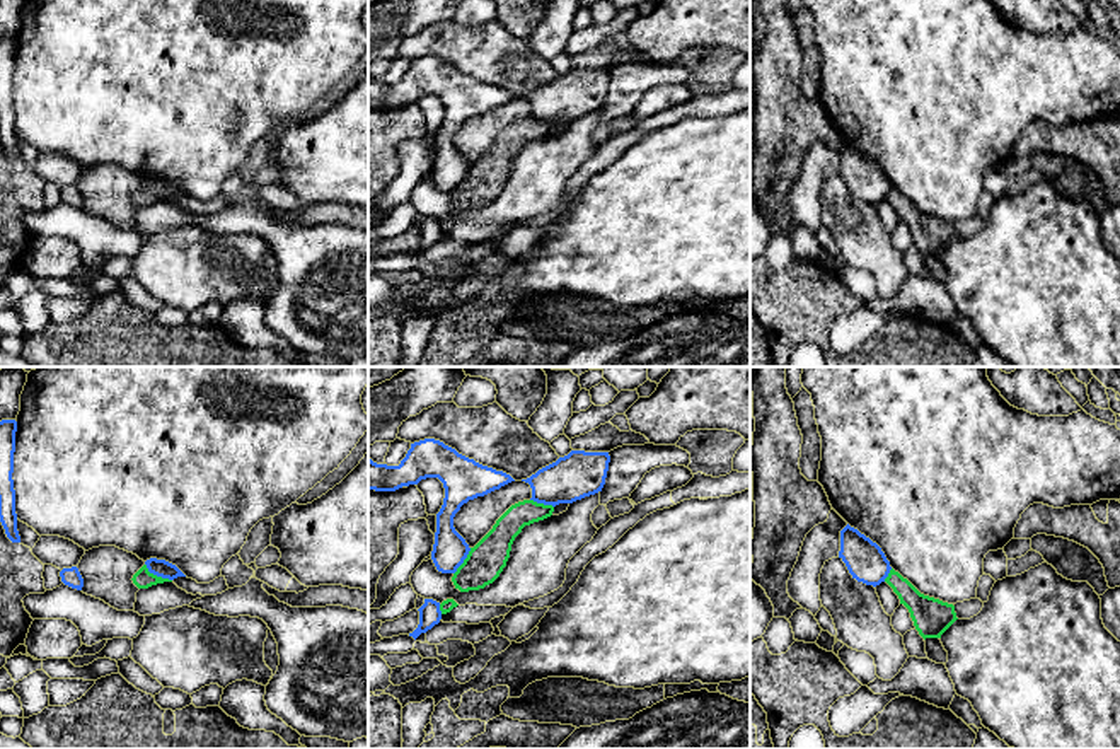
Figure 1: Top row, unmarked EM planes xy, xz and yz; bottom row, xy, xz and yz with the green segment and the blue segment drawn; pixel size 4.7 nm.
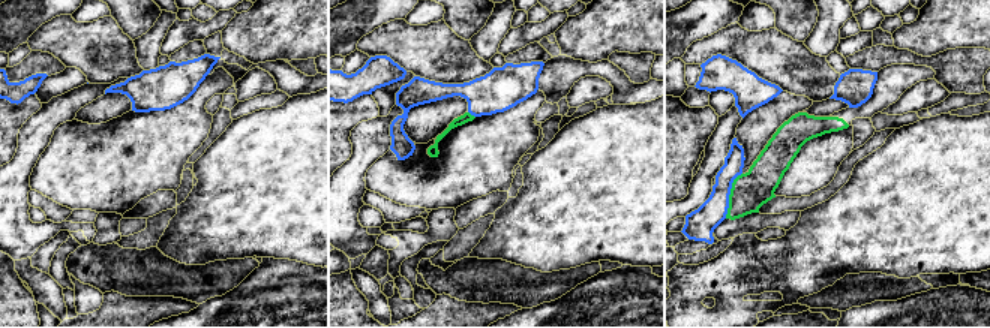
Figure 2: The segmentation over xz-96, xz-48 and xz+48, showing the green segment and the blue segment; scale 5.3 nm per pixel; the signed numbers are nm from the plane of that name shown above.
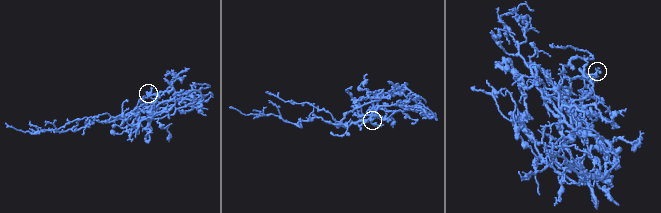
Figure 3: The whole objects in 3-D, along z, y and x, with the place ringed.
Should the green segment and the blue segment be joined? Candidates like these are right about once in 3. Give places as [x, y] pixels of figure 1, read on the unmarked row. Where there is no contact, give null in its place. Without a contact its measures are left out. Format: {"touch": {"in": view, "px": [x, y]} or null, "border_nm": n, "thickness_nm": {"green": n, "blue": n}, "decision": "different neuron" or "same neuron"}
{"touch": {"in": "xy", "px": [155, 193]}, "border_nm": 150, "thickness_nm": {"green": 90, "blue": 80}, "decision": "different neuron"}

